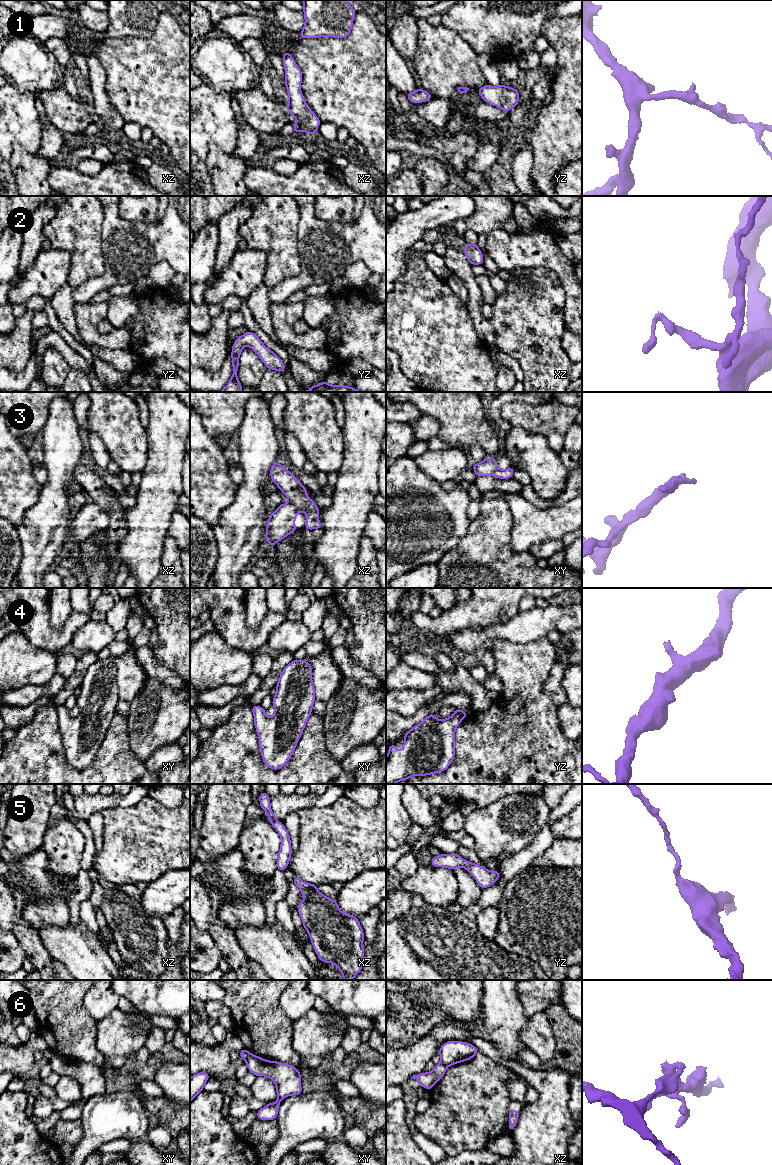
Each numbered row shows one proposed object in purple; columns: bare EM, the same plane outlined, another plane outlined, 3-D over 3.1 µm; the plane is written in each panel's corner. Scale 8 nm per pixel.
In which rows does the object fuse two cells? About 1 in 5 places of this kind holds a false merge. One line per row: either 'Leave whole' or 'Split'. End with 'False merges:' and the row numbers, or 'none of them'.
1: Leave whole
2: Leave whole
3: Split
4: Leave whole
5: Leave whole
6: Split
False merges: 3, 6

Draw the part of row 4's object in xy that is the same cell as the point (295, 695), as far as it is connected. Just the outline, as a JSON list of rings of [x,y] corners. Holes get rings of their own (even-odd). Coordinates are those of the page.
[[[295,659],[284,667],[278,679],[276,694],[272,701],[275,714],[268,718],[266,710],[260,705],[251,707],[254,715],[254,725],[259,738],[261,757],[267,767],[272,770],[278,770],[287,764],[312,713],[315,700],[312,668],[309,662],[304,659]]]

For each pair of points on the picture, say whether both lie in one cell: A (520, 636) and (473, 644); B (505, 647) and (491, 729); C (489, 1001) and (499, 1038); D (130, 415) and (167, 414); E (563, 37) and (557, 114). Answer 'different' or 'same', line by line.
A: same
B: same
C: same
D: different
E: same

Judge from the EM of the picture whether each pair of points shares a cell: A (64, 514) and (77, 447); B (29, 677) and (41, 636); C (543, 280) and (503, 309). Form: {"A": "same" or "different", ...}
{"A": "same", "B": "different", "C": "same"}

